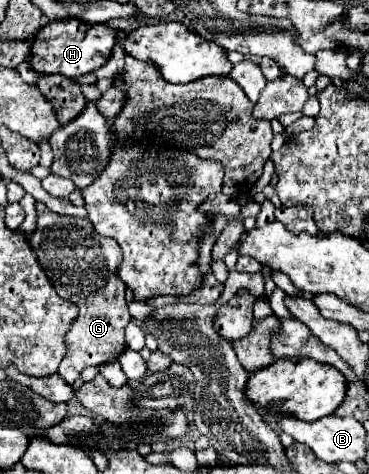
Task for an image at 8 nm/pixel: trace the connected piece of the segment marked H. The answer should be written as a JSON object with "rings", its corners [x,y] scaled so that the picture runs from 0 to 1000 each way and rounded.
{"rings":[[[152,40],[103,65],[81,103],[81,146],[103,158],[146,158],[163,154],[184,167],[206,167],[217,158],[249,154],[271,146],[314,91],[314,65],[287,53],[233,53],[217,40]]]}

